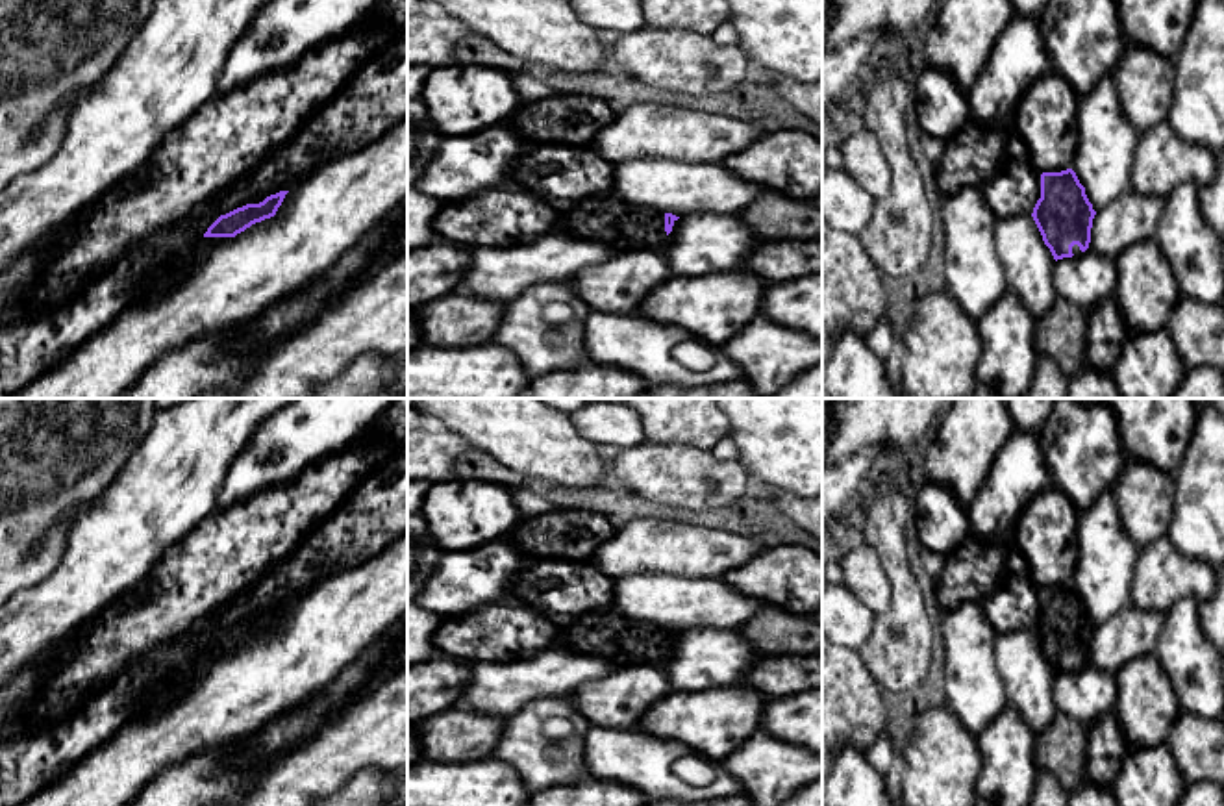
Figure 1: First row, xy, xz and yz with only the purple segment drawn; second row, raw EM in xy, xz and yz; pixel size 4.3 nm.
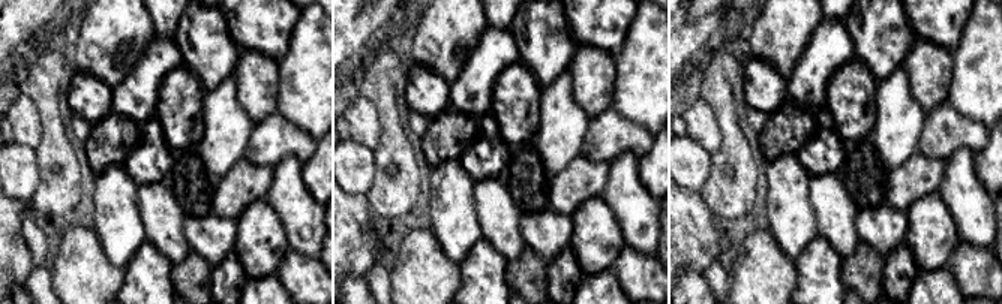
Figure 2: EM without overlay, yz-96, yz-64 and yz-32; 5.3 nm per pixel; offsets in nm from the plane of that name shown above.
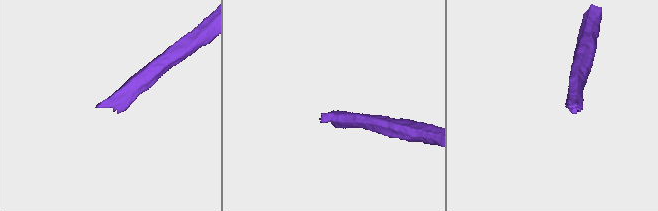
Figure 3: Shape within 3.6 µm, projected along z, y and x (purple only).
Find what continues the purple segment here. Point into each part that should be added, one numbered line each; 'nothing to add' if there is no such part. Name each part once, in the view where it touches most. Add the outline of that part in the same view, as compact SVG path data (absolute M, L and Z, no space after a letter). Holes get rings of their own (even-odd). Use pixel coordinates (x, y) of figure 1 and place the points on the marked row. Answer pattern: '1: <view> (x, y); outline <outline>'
1: xz (612, 219); outline M613 191L556 202L554 208L557 211L554 232L600 241L620 254L659 252L668 239L663 211L630 204Z

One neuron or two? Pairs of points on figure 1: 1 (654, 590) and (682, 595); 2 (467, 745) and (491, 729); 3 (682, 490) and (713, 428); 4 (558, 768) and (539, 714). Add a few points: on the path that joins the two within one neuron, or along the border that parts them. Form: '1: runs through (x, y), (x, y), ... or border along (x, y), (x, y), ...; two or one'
1: runs through (661, 595), (674, 595); one
2: runs through (473, 740), (486, 732); one
3: border along (660, 441), (689, 443), (710, 451); two
4: runs through (545, 755), (536, 745), (536, 727); one

